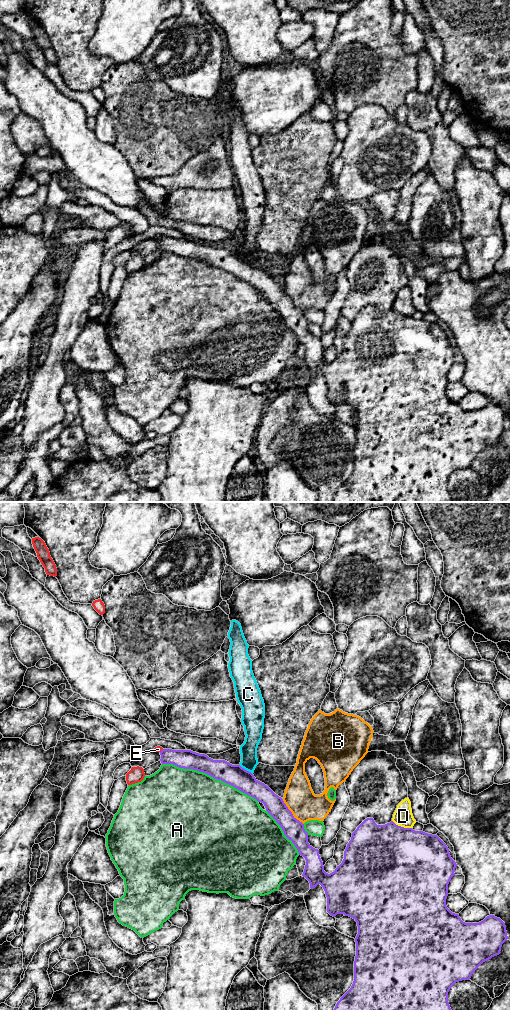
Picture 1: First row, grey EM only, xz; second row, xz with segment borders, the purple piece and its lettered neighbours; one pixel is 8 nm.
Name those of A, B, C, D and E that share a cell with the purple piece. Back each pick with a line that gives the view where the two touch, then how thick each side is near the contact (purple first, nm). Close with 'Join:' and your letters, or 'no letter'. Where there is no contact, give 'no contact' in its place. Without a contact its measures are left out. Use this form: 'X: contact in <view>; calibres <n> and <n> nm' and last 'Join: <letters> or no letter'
Join: no letter

